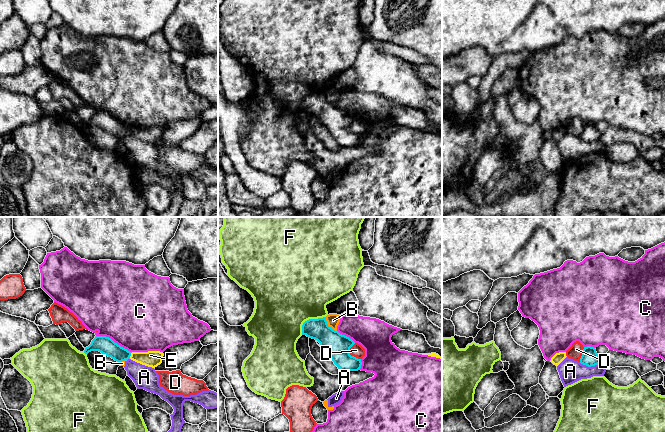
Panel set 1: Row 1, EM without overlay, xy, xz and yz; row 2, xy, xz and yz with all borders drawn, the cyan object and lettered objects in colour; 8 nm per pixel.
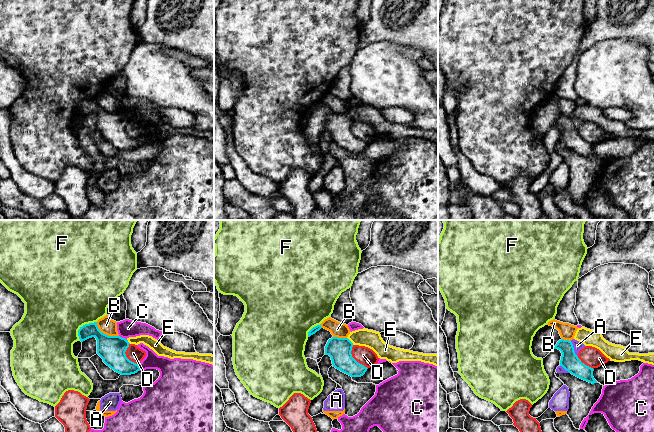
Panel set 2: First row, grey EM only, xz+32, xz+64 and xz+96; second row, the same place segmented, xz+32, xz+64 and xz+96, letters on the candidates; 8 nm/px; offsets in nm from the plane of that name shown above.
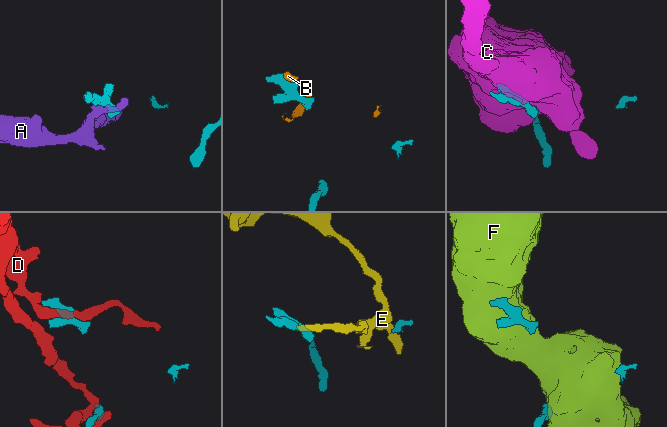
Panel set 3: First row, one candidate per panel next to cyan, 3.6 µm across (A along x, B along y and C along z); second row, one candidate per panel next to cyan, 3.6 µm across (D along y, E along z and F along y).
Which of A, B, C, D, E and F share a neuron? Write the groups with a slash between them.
A B / C / D / E / F

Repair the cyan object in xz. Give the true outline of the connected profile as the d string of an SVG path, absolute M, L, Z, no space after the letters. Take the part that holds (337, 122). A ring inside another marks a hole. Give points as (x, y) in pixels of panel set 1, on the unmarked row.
M326 93L309 95L302 101L302 111L315 115L341 147L358 147L361 135L350 131L355 118L328 102Z

